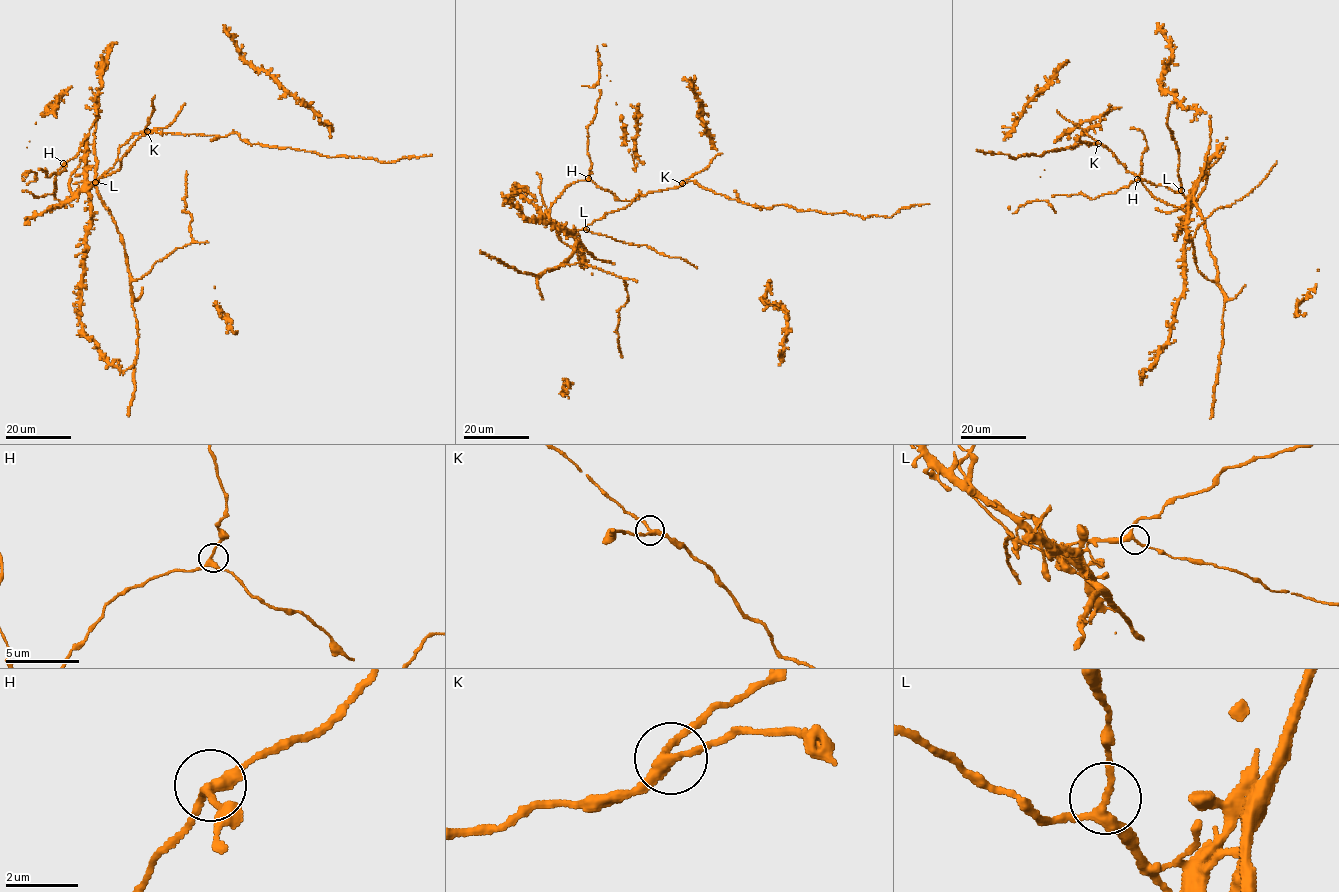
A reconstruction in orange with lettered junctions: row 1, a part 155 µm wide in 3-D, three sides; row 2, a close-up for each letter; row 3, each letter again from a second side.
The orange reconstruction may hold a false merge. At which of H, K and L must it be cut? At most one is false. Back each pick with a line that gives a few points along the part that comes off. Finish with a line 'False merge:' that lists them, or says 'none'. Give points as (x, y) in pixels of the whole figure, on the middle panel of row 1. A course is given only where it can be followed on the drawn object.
False merge: none

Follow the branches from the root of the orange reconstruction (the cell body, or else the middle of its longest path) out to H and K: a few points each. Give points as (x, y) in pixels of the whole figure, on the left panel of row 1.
H: (95, 183), (67, 200), (59, 201), (53, 194), (54, 184), (63, 163)
K: (95, 183), (101, 177), (120, 169), (122, 158), (147, 131)

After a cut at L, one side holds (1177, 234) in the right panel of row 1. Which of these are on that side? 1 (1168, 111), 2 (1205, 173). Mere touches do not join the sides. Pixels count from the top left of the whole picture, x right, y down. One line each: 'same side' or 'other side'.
1: other side
2: same side

